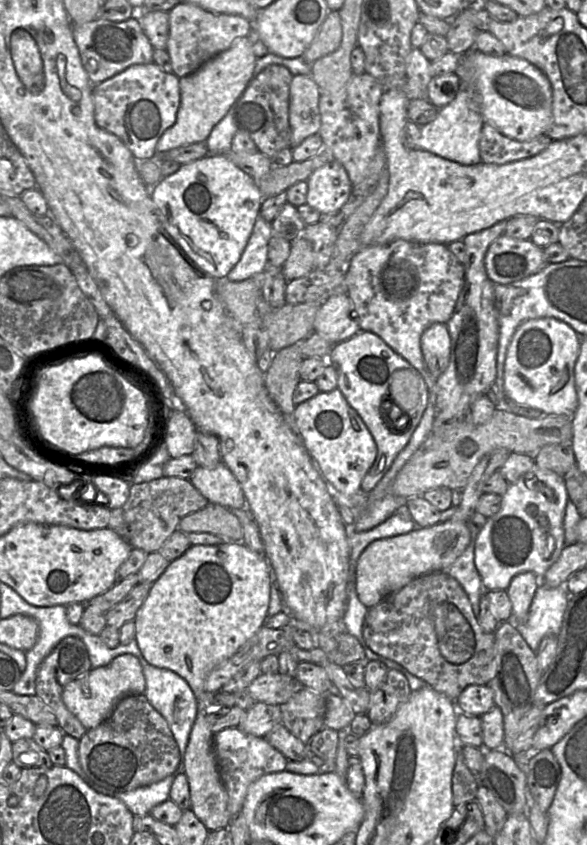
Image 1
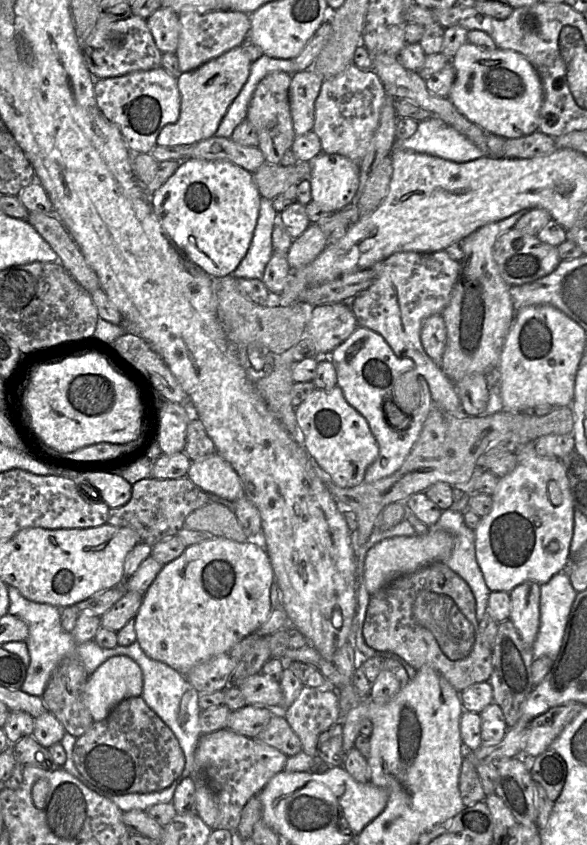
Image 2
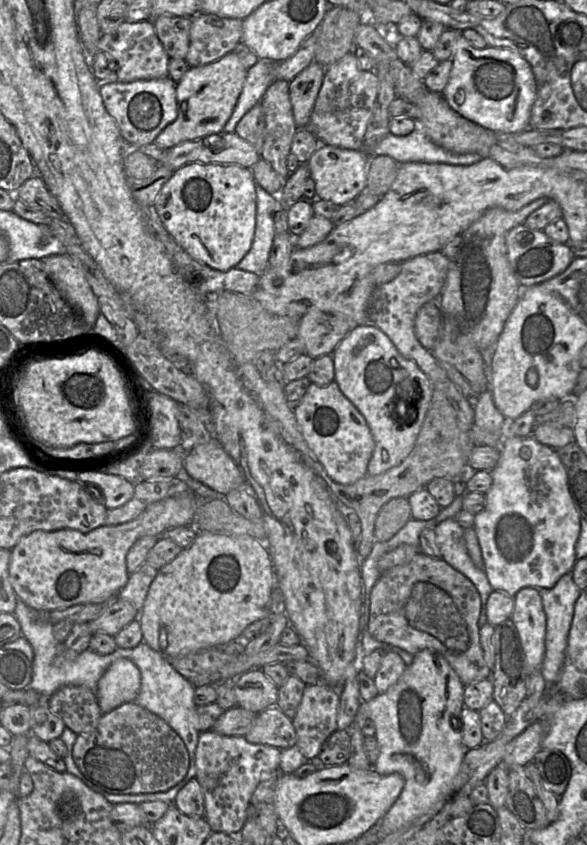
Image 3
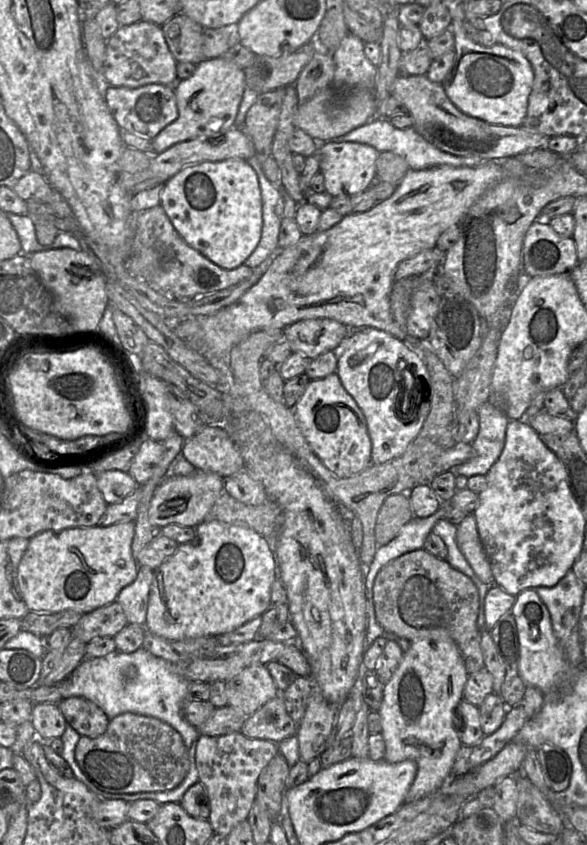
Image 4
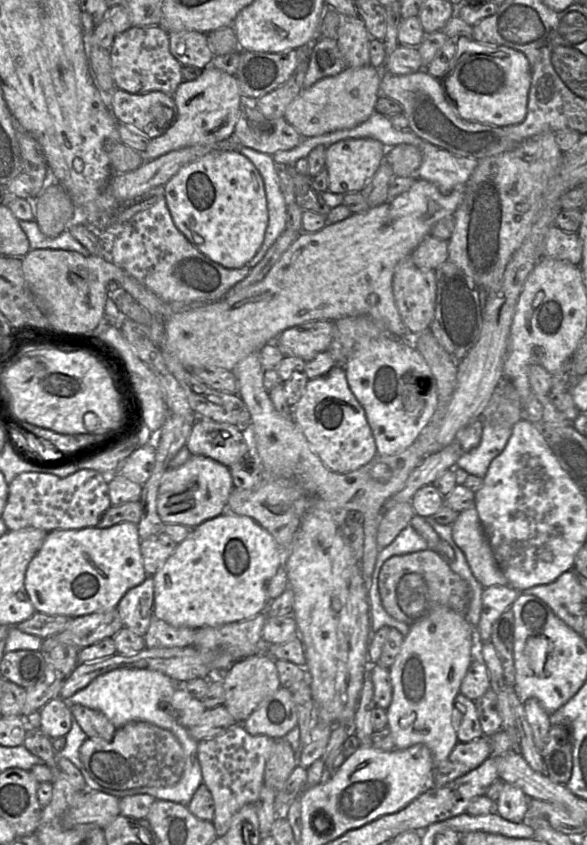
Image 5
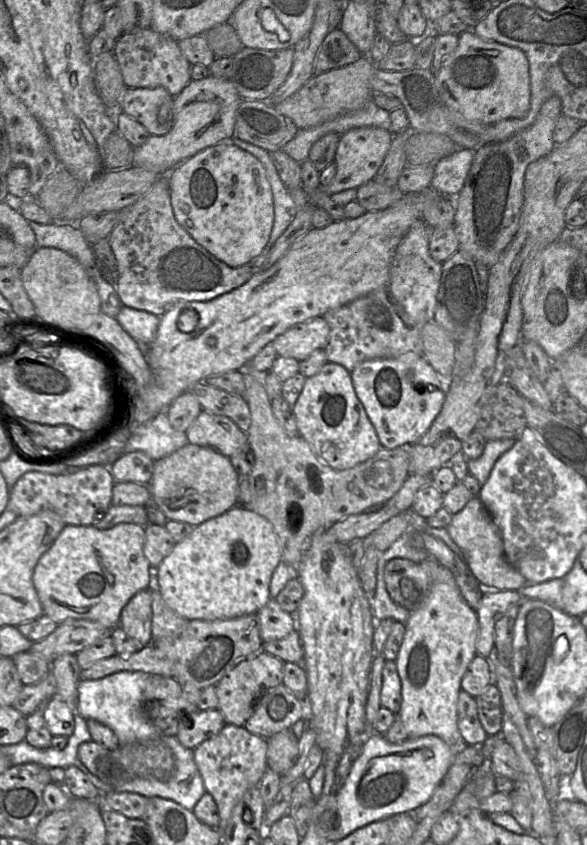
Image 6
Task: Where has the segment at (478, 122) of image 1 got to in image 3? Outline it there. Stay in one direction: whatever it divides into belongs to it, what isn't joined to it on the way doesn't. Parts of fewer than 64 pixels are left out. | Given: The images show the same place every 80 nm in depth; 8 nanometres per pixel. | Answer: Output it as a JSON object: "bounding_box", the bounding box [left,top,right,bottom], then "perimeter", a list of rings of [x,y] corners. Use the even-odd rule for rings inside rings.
{"bounding_box":[369,126,482,166],"perimeter":[[[420,126],[406,136],[387,134],[369,154],[371,157],[386,155],[399,164],[421,162],[468,166],[482,159],[475,153],[455,154],[446,151],[430,141]]]}

